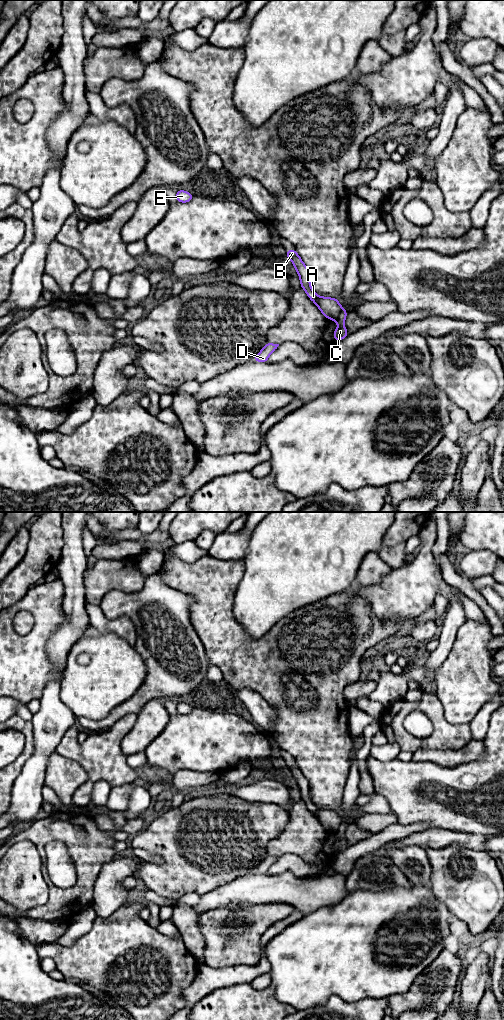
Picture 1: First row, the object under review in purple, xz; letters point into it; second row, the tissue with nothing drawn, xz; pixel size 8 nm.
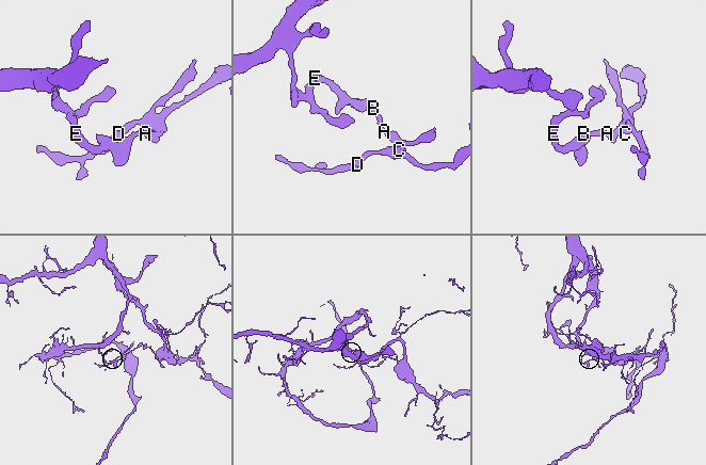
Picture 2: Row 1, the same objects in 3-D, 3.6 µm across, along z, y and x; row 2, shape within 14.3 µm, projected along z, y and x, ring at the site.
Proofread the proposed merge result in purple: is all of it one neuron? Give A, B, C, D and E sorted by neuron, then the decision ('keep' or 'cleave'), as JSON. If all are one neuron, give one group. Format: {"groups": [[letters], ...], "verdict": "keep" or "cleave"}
{"groups": [["A", "B", "E"], ["C", "D"]], "verdict": "cleave"}

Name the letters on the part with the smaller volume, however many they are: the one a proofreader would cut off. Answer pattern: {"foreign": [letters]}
{"foreign": ["C", "D"]}

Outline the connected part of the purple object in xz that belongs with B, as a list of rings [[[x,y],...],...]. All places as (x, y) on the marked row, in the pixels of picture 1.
[[[287,250],[286,257],[291,260],[295,270],[298,272],[301,288],[305,290],[309,299],[317,305],[326,318],[336,320],[343,310],[343,307],[338,302],[338,299],[321,297],[313,291],[309,279],[309,270],[295,250]]]

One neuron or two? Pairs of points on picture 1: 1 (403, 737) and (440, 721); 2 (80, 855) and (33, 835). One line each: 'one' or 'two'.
1: one
2: one

